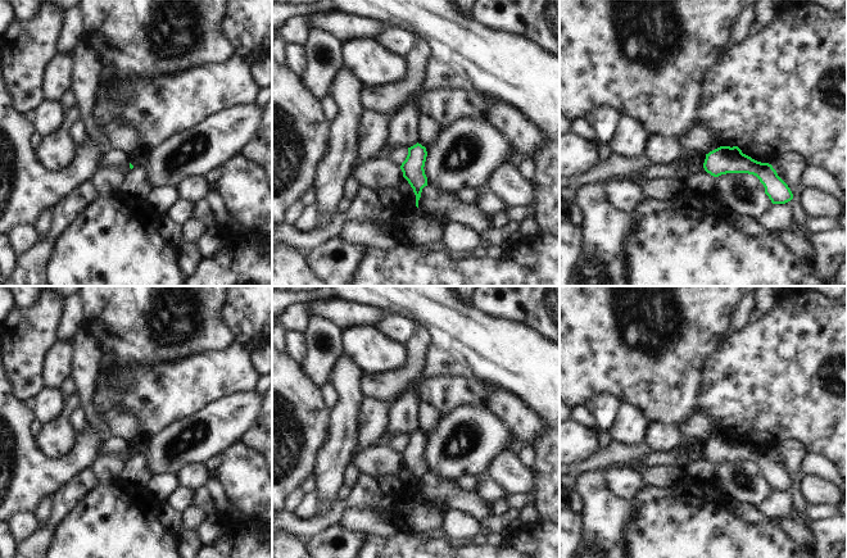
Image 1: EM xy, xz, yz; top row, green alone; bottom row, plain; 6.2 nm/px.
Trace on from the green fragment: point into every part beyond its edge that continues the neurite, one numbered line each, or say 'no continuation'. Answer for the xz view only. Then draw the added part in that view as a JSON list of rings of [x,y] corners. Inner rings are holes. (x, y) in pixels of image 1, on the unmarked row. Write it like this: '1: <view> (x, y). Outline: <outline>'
no continuation.

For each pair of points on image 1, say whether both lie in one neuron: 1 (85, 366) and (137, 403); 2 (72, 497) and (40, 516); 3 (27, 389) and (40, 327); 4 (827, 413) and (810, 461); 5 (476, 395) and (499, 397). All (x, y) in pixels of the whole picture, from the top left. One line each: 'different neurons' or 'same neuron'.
1: different neurons
2: different neurons
3: same neuron
4: different neurons
5: different neurons

